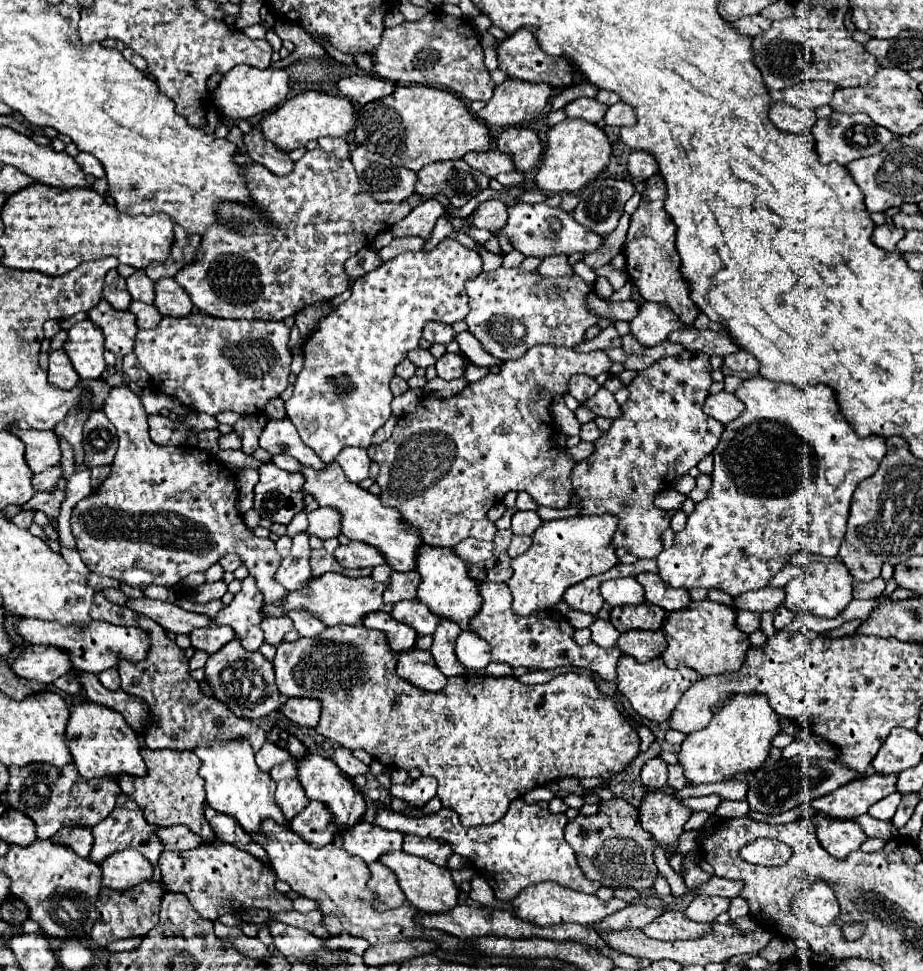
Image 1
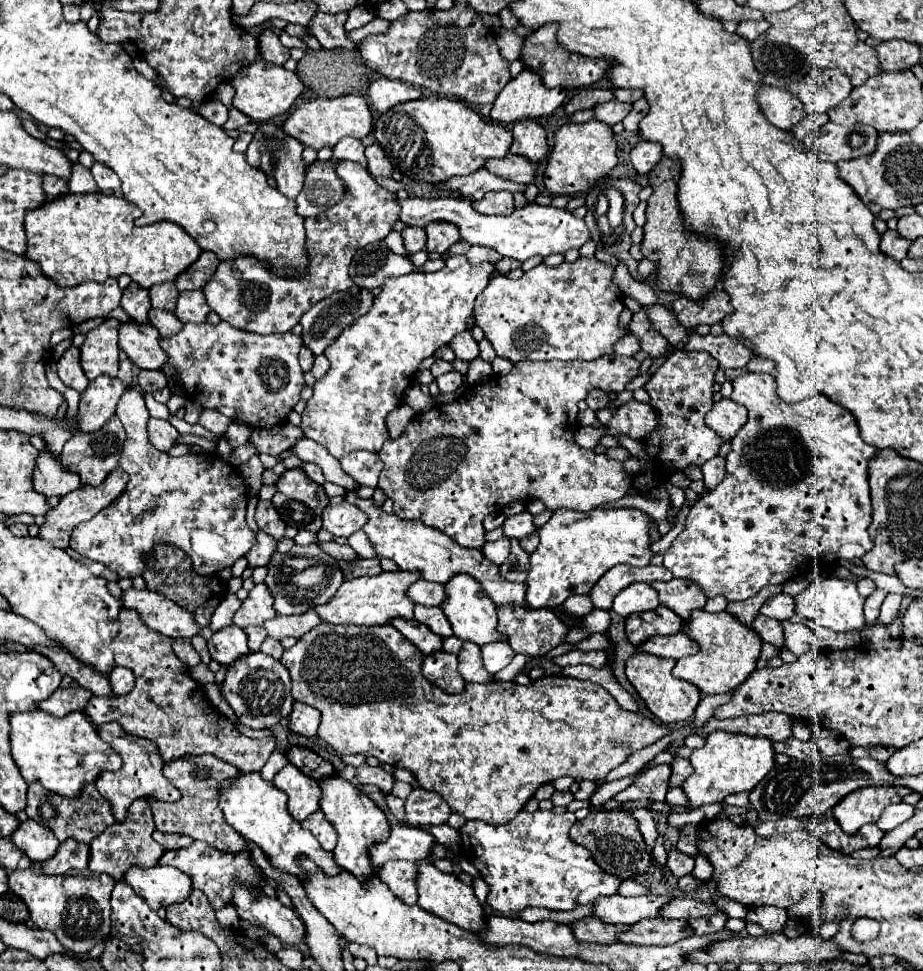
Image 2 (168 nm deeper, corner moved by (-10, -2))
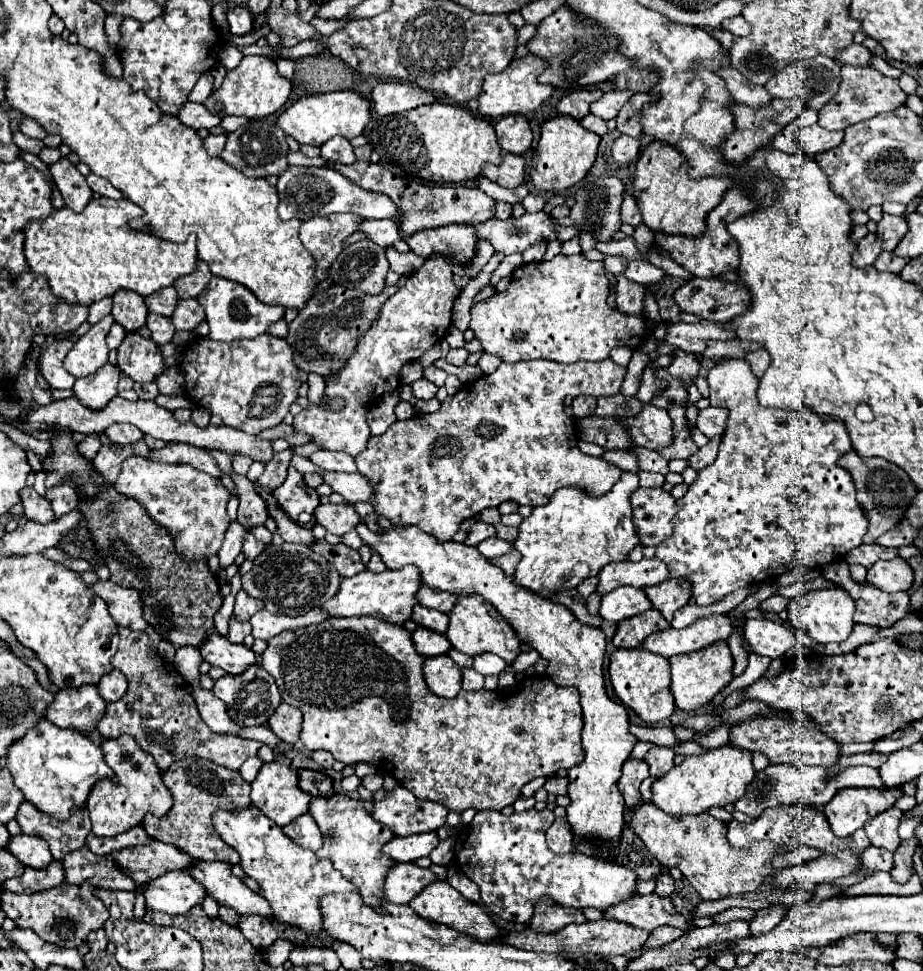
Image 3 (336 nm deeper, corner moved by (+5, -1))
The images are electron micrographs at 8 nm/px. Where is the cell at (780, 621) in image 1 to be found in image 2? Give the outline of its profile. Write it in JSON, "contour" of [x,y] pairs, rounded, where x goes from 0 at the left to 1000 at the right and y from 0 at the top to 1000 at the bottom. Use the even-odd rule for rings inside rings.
{"contour":[[[856,637],[845,640],[847,648],[849,648],[849,660],[852,666],[860,673],[860,675],[869,675],[875,668],[880,668],[882,664],[882,652],[878,650],[878,646],[873,646],[871,642],[858,642]]]}

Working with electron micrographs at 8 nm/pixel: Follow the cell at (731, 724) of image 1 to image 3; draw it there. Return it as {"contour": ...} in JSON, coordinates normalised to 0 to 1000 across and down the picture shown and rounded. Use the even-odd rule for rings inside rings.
{"contour":[[[783,768],[783,770],[775,770],[775,772],[766,772],[766,777],[762,779],[744,779],[740,783],[740,787],[731,789],[727,795],[723,795],[716,803],[710,803],[705,809],[705,828],[714,830],[718,836],[723,836],[729,842],[738,842],[738,840],[755,840],[762,836],[768,836],[770,832],[781,832],[785,828],[796,828],[801,822],[805,822],[811,805],[816,805],[818,801],[818,793],[814,787],[814,774],[811,772],[801,772],[801,770],[792,770],[792,768]]]}

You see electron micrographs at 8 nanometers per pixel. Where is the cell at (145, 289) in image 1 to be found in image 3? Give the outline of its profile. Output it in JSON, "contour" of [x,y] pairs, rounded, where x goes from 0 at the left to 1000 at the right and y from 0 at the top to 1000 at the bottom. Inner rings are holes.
{"contour":[[[183,295],[179,299],[172,299],[172,301],[164,303],[161,307],[157,307],[157,313],[159,313],[161,321],[177,323],[177,325],[185,325],[192,311],[194,311],[194,307],[192,307],[192,301],[190,301],[187,295]]]}

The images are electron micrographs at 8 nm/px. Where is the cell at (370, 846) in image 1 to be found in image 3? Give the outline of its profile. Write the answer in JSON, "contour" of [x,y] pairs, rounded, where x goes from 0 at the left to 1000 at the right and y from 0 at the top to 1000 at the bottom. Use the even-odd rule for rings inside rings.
{"contour":[[[465,857],[465,859],[447,859],[443,863],[426,863],[419,871],[417,871],[417,880],[428,884],[430,888],[447,888],[456,882],[465,882],[467,875],[476,869],[473,859]]]}

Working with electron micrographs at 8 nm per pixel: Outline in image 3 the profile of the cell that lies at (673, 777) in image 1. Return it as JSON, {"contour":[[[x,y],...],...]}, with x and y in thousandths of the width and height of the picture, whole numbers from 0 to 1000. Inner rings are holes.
{"contour":[[[707,768],[701,777],[699,777],[699,785],[703,787],[703,797],[707,801],[718,801],[731,787],[729,787],[729,770],[716,770],[716,768]]]}

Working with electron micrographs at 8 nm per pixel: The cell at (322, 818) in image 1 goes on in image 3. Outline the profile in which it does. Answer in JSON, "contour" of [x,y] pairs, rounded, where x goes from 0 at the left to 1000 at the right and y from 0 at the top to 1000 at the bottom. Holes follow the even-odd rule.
{"contour":[[[330,838],[330,840],[322,842],[320,847],[311,849],[307,853],[307,859],[313,861],[324,871],[339,875],[339,877],[343,877],[350,869],[350,859],[348,859],[348,855],[346,855],[346,851],[343,851],[343,847],[339,844],[337,838]]]}

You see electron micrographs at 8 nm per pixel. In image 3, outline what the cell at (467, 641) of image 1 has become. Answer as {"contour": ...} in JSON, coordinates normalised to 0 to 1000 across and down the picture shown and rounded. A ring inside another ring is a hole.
{"contour":[[[519,674],[515,678],[512,688],[523,694],[523,696],[532,696],[532,694],[541,694],[549,688],[549,682],[545,678],[538,678],[536,674]]]}

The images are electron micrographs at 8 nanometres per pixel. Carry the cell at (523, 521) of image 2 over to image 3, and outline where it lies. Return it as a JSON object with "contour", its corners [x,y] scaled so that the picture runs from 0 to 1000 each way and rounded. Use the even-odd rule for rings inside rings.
{"contour":[[[515,538],[515,540],[510,542],[510,546],[506,548],[504,560],[506,560],[506,562],[517,562],[517,560],[521,560],[523,556],[528,556],[528,554],[532,554],[532,552],[536,552],[536,542],[525,540],[525,538]]]}

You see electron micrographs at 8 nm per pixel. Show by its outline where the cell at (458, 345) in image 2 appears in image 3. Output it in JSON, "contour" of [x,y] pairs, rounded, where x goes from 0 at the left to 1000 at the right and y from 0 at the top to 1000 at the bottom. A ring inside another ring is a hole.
{"contour":[[[491,358],[484,365],[484,373],[486,375],[493,375],[493,377],[502,377],[504,371],[506,371],[506,367],[508,367],[508,363],[504,358]]]}

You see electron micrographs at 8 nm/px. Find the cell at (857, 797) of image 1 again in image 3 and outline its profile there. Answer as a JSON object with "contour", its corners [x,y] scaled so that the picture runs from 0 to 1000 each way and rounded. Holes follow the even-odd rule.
{"contour":[[[915,812],[909,814],[898,828],[894,828],[892,836],[902,859],[920,863],[948,838],[965,832],[974,820],[974,814],[970,816],[963,812]]]}

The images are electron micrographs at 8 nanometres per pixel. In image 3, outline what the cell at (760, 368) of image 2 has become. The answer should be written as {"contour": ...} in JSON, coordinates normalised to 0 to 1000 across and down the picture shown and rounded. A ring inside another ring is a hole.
{"contour":[[[831,360],[811,363],[811,365],[807,367],[807,371],[811,373],[811,377],[814,377],[814,381],[816,381],[816,385],[818,385],[820,389],[824,389],[827,383],[831,381],[831,377],[833,377],[833,365],[831,365]]]}

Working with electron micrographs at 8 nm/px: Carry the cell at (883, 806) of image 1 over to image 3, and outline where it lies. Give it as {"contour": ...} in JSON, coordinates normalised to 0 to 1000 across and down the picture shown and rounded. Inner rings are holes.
{"contour":[[[963,832],[963,834],[950,838],[948,842],[944,842],[937,849],[937,857],[939,857],[944,869],[950,873],[959,873],[963,877],[970,877],[976,867],[974,859],[972,859],[972,851],[974,851],[976,840],[978,840],[978,836],[974,832]]]}

